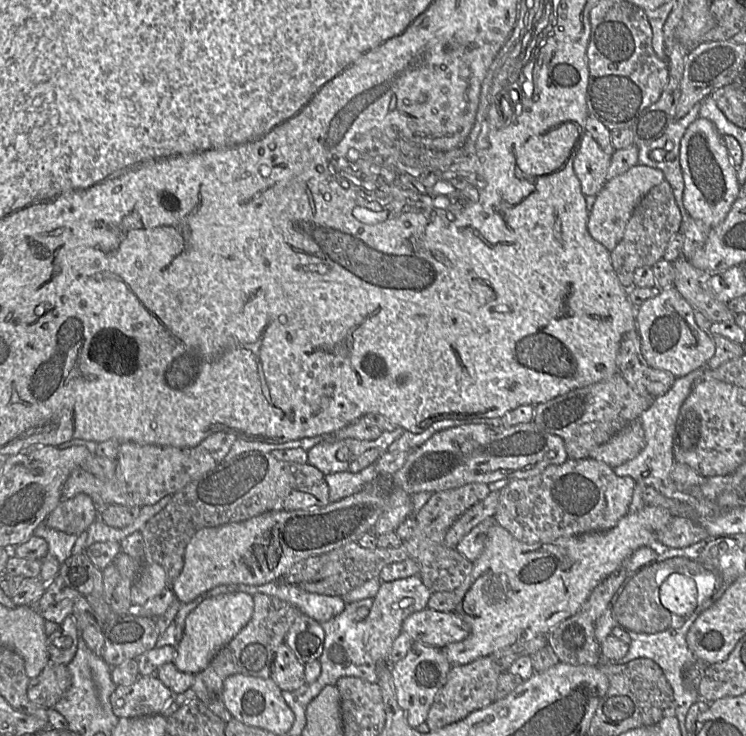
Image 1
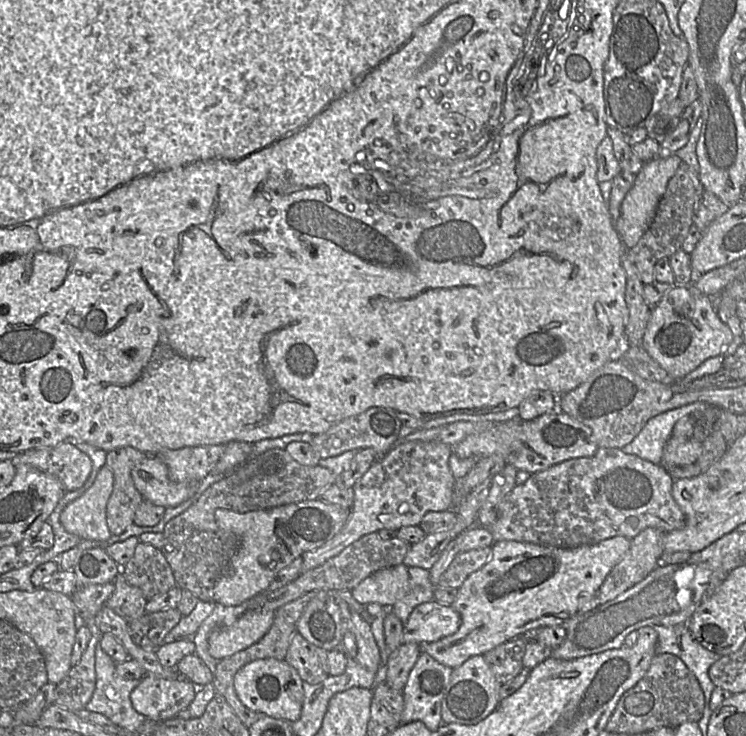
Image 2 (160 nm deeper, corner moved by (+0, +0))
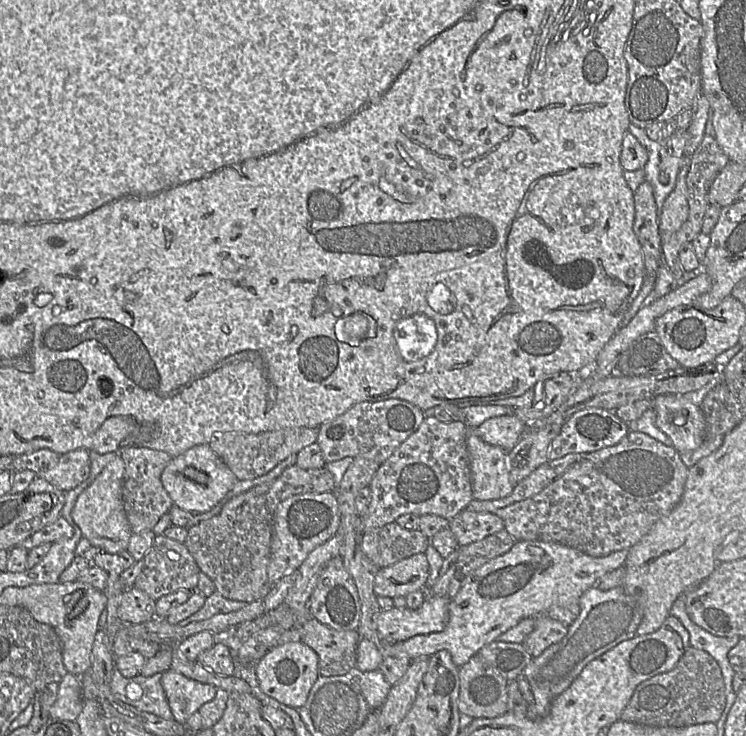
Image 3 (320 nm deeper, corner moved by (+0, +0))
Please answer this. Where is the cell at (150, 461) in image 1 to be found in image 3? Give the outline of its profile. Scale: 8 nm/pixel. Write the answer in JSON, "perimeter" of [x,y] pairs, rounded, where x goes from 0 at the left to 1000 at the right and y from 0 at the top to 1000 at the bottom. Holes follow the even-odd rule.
{"perimeter":[[[54,610],[42,615],[20,620],[12,639],[25,641],[44,640],[83,668],[107,659],[121,643],[121,625],[114,610],[90,615],[75,615],[66,610]]]}

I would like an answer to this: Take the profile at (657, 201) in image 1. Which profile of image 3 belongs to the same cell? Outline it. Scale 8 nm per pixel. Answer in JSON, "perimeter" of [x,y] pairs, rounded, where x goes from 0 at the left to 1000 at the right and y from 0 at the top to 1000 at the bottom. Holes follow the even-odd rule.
{"perimeter":[[[945,182],[940,196],[924,216],[920,236],[921,273],[924,281],[922,296],[910,313],[899,321],[889,321],[889,326],[886,326],[889,360],[894,360],[909,383],[916,379],[917,371],[920,371],[910,353],[912,338],[920,330],[928,329],[940,315],[944,293],[952,280],[949,274],[950,254],[957,242],[977,219],[976,212],[965,201],[958,188],[948,182]]]}

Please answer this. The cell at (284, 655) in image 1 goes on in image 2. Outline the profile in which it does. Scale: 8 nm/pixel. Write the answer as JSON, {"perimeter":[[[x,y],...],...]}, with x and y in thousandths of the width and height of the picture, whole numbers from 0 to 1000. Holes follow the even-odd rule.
{"perimeter":[[[395,860],[379,897],[394,906],[408,928],[426,929],[440,918],[440,885]]]}

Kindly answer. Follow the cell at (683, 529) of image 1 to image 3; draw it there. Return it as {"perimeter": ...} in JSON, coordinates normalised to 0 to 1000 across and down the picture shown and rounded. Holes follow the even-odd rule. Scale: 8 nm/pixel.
{"perimeter":[[[845,586],[823,606],[737,625],[693,658],[677,677],[647,681],[634,678],[623,692],[666,700],[674,707],[676,719],[692,736],[752,739],[794,757],[808,757],[851,740],[882,707],[909,686],[922,637],[902,606],[893,606],[865,588]]]}

